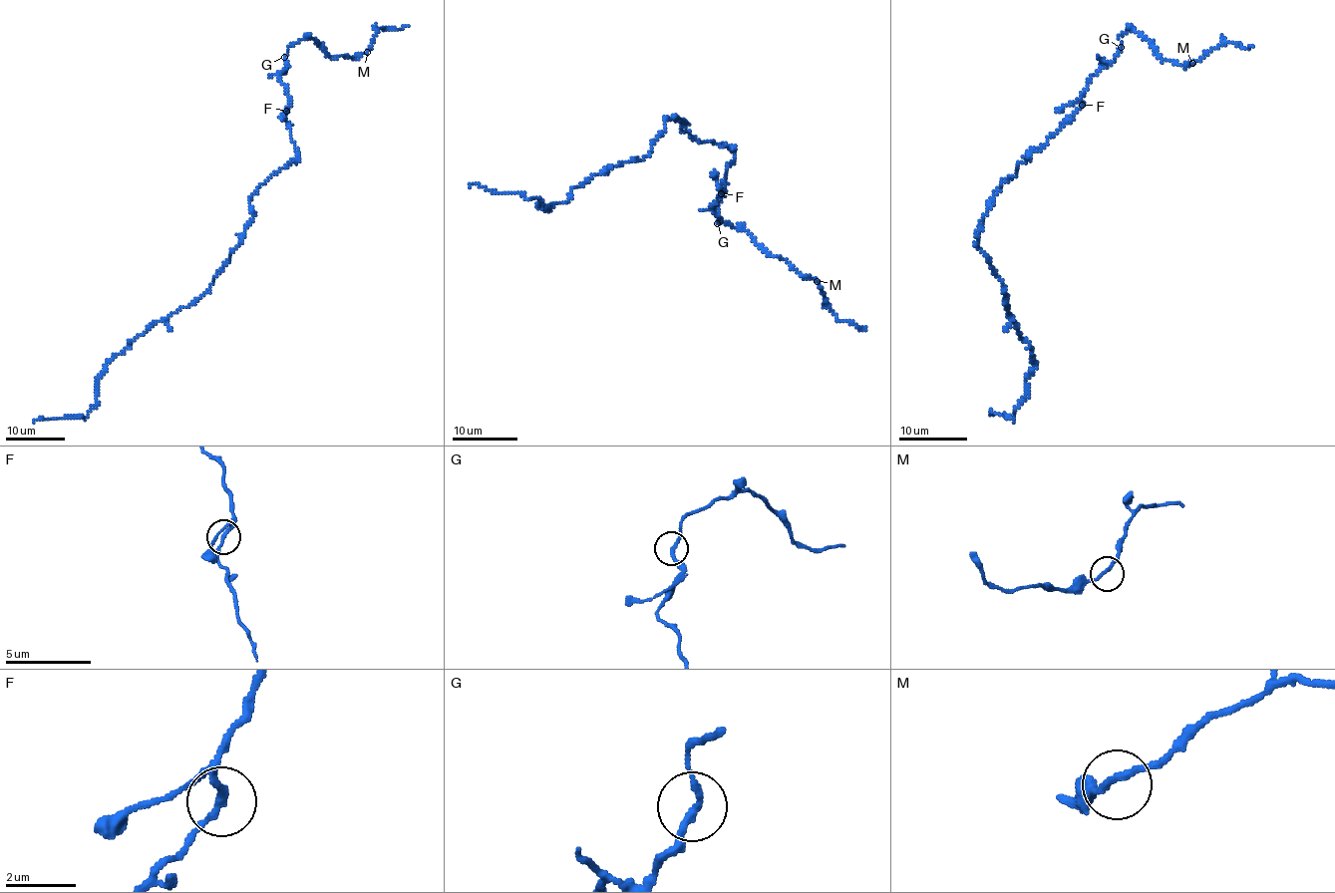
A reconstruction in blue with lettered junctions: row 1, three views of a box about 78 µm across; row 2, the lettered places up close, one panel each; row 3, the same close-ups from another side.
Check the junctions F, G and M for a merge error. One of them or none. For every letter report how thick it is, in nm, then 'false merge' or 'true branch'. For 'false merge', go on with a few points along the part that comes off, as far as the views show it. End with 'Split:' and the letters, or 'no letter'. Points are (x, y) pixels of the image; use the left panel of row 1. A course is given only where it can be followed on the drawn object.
F: calibre 190 nm; true branch
G: calibre 190 nm; true branch
M: calibre 180 nm; true branch
Split: no letter

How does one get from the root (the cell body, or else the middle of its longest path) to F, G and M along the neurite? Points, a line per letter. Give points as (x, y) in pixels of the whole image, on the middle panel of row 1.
F: (690, 135), (699, 142), (727, 146), (735, 152), (720, 187), (721, 192)
G: (690, 135), (699, 142), (727, 146), (735, 152), (720, 187), (723, 193), (713, 206), (721, 219), (717, 223)
M: (690, 135), (735, 152), (723, 193), (713, 206), (718, 223), (744, 230), (768, 253), (817, 281)

